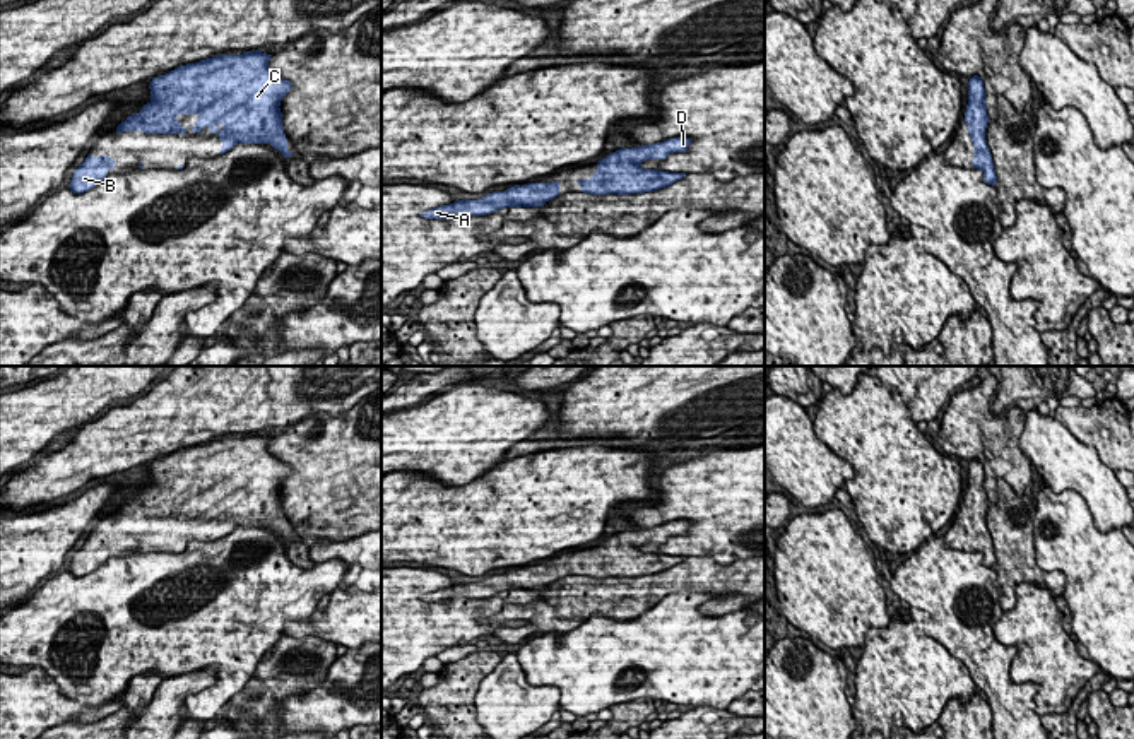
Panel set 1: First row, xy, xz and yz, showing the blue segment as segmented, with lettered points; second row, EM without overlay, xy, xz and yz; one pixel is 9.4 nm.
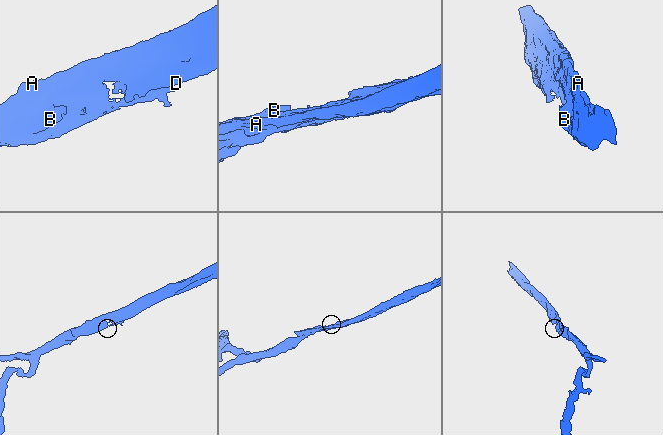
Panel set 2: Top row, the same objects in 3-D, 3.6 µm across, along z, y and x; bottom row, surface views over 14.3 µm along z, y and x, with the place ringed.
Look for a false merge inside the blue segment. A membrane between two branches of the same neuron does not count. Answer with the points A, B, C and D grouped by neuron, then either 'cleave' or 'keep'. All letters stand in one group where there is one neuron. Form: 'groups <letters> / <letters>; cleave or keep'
groups A B C D; keep

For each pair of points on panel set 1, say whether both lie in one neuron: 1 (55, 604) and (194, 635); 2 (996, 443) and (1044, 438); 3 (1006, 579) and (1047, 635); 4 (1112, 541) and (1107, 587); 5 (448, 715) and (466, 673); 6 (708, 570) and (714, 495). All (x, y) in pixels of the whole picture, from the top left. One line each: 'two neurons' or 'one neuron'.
1: one neuron
2: two neurons
3: two neurons
4: one neuron
5: one neuron
6: two neurons

